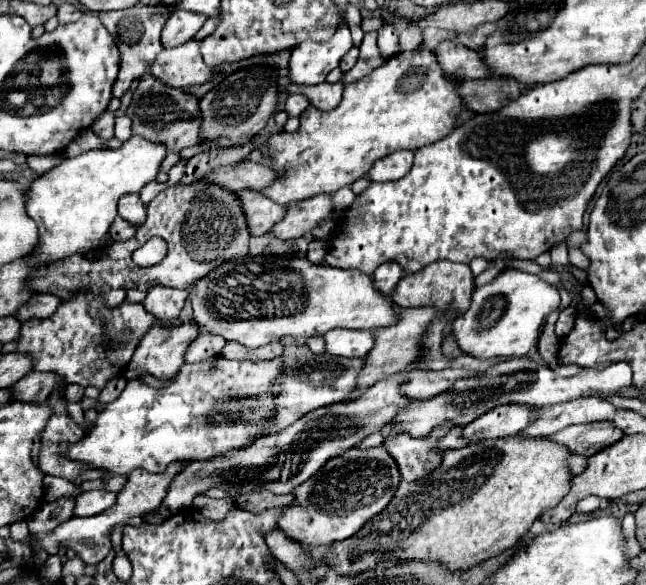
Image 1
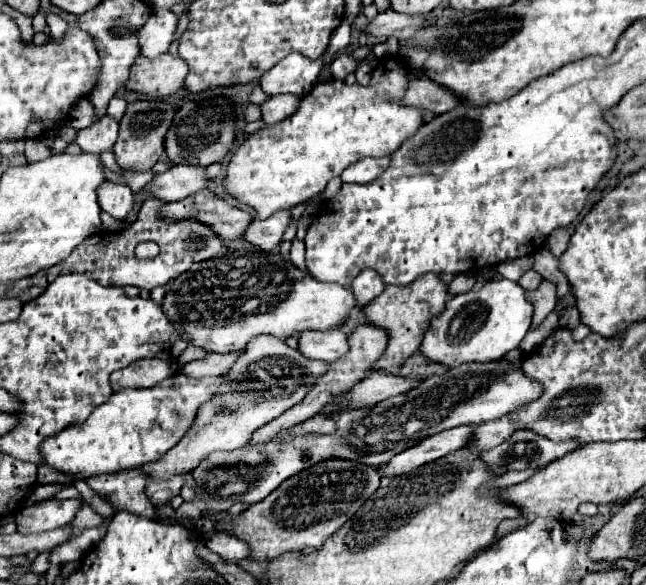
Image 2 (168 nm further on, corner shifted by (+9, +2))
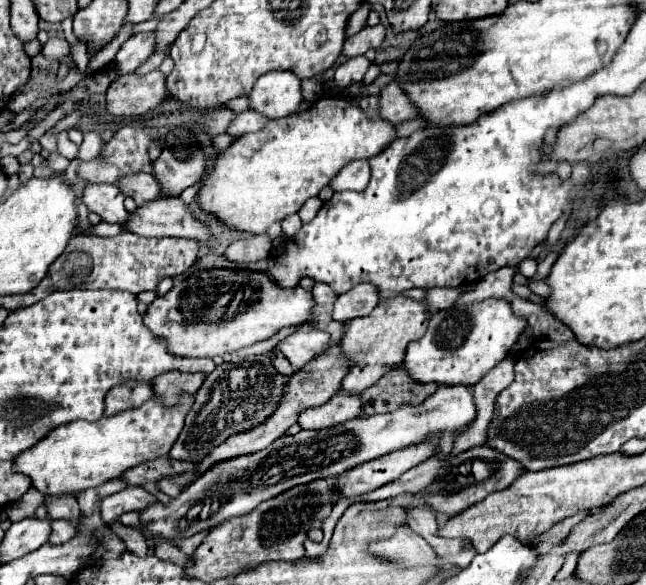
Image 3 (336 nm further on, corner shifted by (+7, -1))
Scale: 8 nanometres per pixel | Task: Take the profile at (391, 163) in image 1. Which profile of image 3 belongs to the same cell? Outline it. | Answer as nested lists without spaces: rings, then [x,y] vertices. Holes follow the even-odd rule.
[[[355,161],[347,163],[329,183],[333,191],[363,191],[369,185],[371,179],[371,167],[369,161]]]

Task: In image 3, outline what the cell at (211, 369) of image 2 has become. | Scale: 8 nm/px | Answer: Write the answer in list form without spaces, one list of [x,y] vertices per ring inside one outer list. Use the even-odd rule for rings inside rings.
[[[171,371],[171,373],[163,373],[157,379],[151,381],[153,387],[153,395],[157,399],[161,399],[161,403],[179,403],[181,393],[189,393],[195,395],[197,389],[201,387],[205,375],[203,373],[179,373],[179,371]]]

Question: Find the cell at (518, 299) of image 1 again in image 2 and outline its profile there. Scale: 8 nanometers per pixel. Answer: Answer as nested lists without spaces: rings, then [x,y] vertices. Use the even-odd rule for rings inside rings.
[[[495,278],[481,288],[453,296],[441,316],[431,320],[421,352],[429,360],[459,366],[463,362],[491,362],[519,348],[533,316],[533,304],[527,300],[527,290],[507,278]]]

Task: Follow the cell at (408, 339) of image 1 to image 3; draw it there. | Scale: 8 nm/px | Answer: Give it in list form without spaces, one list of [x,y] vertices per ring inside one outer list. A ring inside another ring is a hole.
[[[333,345],[329,347],[329,353],[327,355],[319,355],[317,359],[313,359],[313,363],[307,363],[305,367],[301,367],[297,373],[291,375],[287,387],[285,387],[285,399],[281,399],[281,407],[277,407],[277,411],[273,411],[273,415],[269,415],[269,419],[265,423],[261,423],[261,427],[251,427],[249,431],[243,431],[241,435],[233,435],[229,437],[225,443],[221,443],[219,447],[215,447],[201,463],[195,465],[193,471],[187,471],[187,473],[181,473],[177,477],[167,477],[167,479],[161,479],[157,483],[159,491],[163,491],[165,495],[169,497],[177,497],[177,493],[181,493],[181,489],[191,483],[193,479],[197,479],[197,475],[205,473],[207,467],[213,467],[213,463],[221,463],[221,459],[233,459],[233,457],[239,457],[239,455],[247,455],[247,453],[255,453],[255,451],[261,451],[265,449],[267,445],[271,445],[275,439],[279,439],[291,425],[297,423],[297,417],[309,409],[309,407],[317,407],[321,403],[327,403],[341,387],[341,379],[345,377],[345,369],[349,367],[349,361],[341,355],[339,351],[339,345]]]

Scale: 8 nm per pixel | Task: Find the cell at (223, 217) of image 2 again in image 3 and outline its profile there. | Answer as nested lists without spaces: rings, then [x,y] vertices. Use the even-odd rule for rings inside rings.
[[[179,197],[157,199],[155,203],[137,207],[121,227],[123,231],[133,231],[143,237],[185,237],[209,241],[209,229],[189,213],[189,207],[185,207]]]

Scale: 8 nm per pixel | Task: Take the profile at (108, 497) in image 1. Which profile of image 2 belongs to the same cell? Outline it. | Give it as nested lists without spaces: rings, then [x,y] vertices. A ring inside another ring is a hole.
[[[81,498],[47,500],[47,502],[33,504],[17,516],[17,532],[29,534],[29,532],[45,532],[45,530],[55,530],[59,526],[65,526],[75,518],[75,514],[83,504],[85,502]]]

